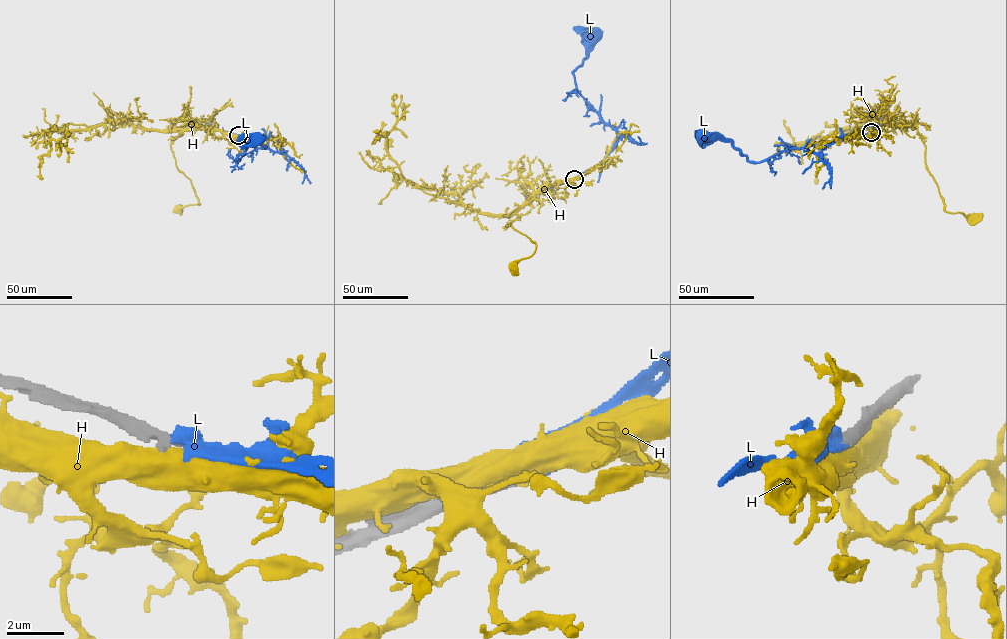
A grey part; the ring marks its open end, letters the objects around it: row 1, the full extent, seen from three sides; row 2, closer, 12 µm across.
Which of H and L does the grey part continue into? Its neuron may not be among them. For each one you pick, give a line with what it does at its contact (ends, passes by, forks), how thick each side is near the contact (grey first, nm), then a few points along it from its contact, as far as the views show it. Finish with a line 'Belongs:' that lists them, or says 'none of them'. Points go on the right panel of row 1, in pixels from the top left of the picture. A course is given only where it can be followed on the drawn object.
L: it ends there; 380 nm thick on the grey side, 550 nm on the other; it runs (871, 132), (840, 135), (819, 152), (805, 148), (789, 148), (759, 162), (748, 160), (730, 142), (701, 134)
Belongs: L

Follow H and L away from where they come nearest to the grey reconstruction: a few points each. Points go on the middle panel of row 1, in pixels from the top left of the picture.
H: (573, 178), (546, 184), (517, 212), (518, 218), (507, 224), (536, 243), (531, 255), (513, 265)
L: (574, 179), (599, 164), (619, 137), (578, 91), (572, 72), (586, 57), (586, 38), (591, 32)

